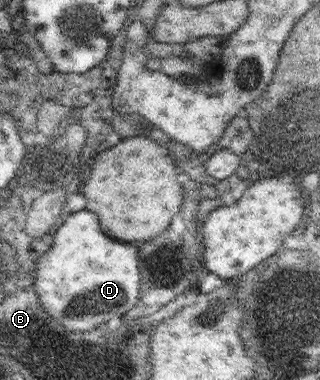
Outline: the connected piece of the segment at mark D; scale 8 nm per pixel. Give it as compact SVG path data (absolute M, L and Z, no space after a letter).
M81 210L70 213L60 228L55 232L51 247L38 258L35 269L34 291L39 296L43 308L57 318L71 332L85 332L107 320L107 316L127 314L139 300L139 262L137 248L131 244L115 242L105 236L99 228L97 214Z

